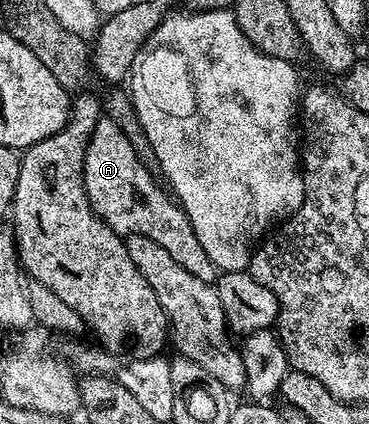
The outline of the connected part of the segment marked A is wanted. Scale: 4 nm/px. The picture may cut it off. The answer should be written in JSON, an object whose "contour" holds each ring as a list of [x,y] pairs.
{"contour":[[[101,116],[89,139],[83,159],[83,186],[93,211],[104,223],[113,227],[116,233],[153,239],[153,243],[165,247],[165,251],[169,251],[169,255],[173,255],[173,259],[177,259],[177,263],[181,263],[181,267],[185,267],[189,275],[197,275],[197,279],[208,283],[214,282],[217,277],[215,265],[209,259],[209,255],[205,255],[205,247],[197,243],[197,235],[186,213],[173,200],[172,194],[155,182],[154,175],[147,168],[149,168],[148,162],[139,158],[139,152],[135,150],[133,143],[129,143],[125,131],[121,131],[121,127],[117,127],[117,123],[111,117]]]}

